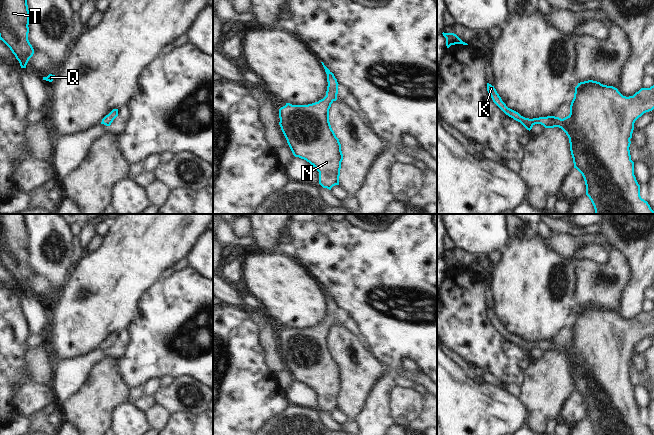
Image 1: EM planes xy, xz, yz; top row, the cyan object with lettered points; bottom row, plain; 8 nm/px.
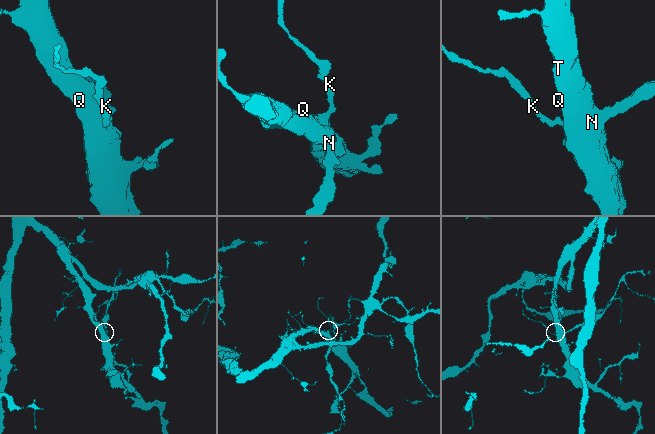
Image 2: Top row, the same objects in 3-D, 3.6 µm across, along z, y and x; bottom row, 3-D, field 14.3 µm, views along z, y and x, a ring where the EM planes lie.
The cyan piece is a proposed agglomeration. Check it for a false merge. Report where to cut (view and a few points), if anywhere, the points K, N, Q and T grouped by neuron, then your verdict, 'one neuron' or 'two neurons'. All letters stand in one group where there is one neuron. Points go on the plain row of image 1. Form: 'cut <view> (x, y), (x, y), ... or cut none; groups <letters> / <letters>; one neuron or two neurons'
cut none; groups K N Q T; one neuron

